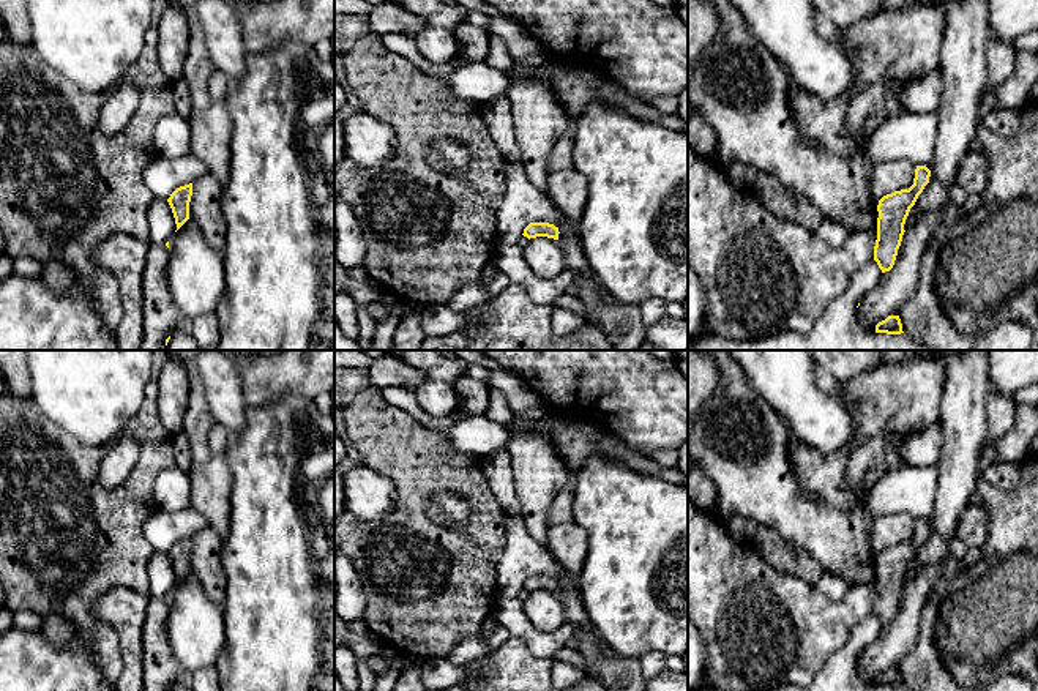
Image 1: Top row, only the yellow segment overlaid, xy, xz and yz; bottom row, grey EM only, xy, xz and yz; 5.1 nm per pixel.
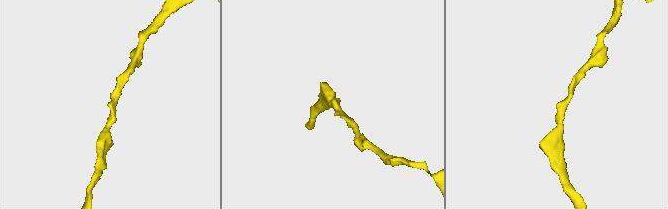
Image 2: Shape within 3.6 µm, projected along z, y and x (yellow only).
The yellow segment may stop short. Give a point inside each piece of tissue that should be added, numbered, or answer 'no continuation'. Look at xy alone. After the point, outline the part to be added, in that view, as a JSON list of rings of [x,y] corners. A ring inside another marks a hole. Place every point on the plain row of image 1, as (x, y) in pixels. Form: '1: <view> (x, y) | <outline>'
no continuation

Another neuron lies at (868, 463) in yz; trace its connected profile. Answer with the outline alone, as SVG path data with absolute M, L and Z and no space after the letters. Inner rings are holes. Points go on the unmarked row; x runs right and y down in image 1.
M890 432L877 434L850 453L839 489L855 497L857 508L864 510L871 487L893 470L888 462L888 445L893 443L893 437Z

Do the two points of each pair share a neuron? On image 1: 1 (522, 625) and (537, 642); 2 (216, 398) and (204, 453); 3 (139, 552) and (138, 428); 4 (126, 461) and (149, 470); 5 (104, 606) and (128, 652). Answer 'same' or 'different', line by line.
1: same
2: different
3: same
4: different
5: same

